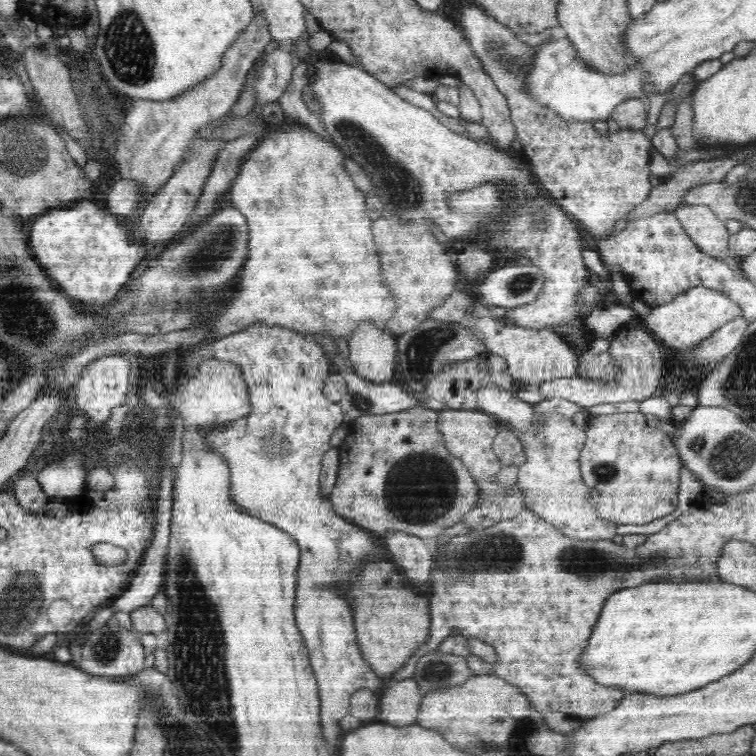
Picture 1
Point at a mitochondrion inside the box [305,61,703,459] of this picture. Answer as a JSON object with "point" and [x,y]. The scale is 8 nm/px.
{"point":[395,180]}

